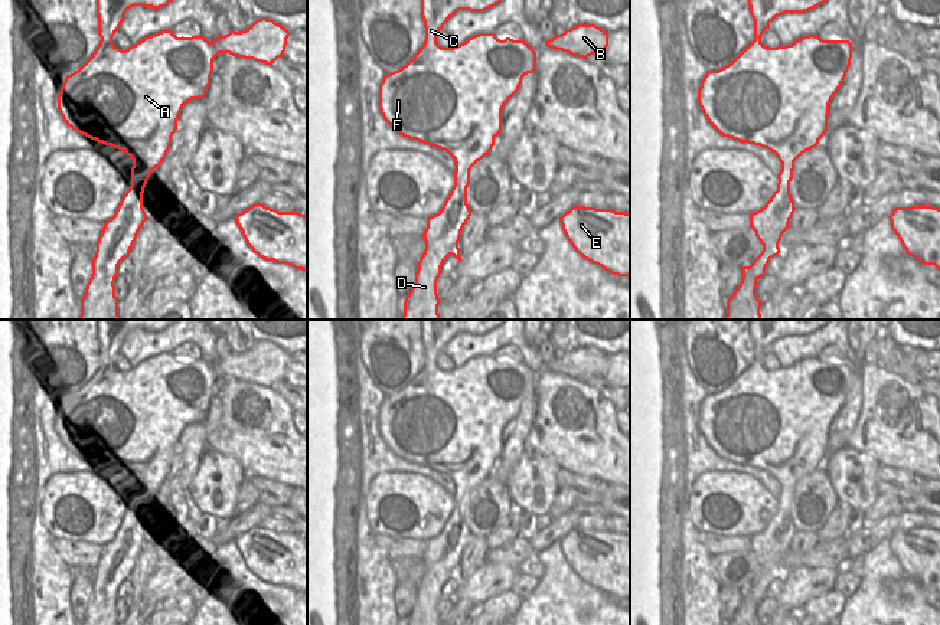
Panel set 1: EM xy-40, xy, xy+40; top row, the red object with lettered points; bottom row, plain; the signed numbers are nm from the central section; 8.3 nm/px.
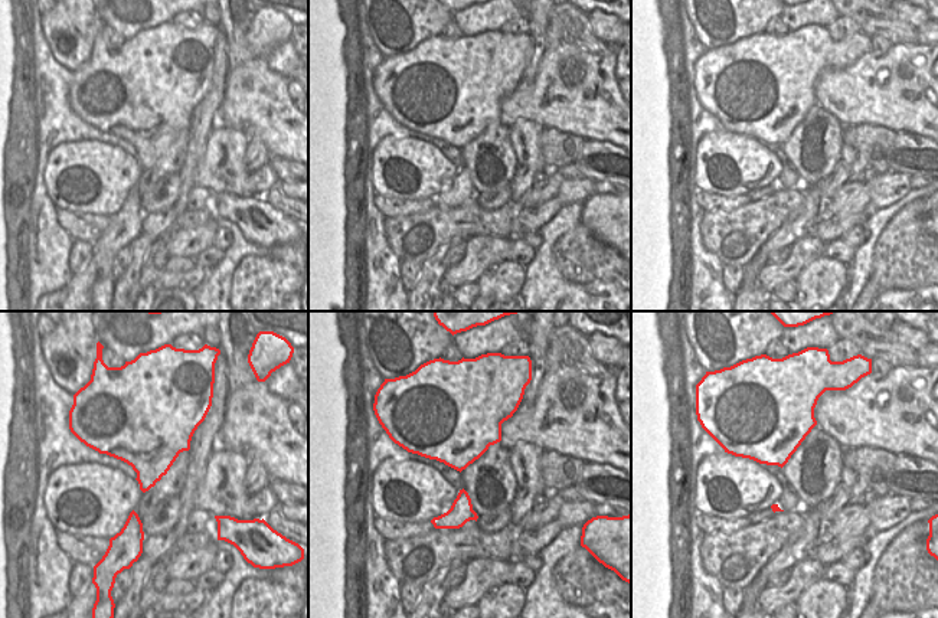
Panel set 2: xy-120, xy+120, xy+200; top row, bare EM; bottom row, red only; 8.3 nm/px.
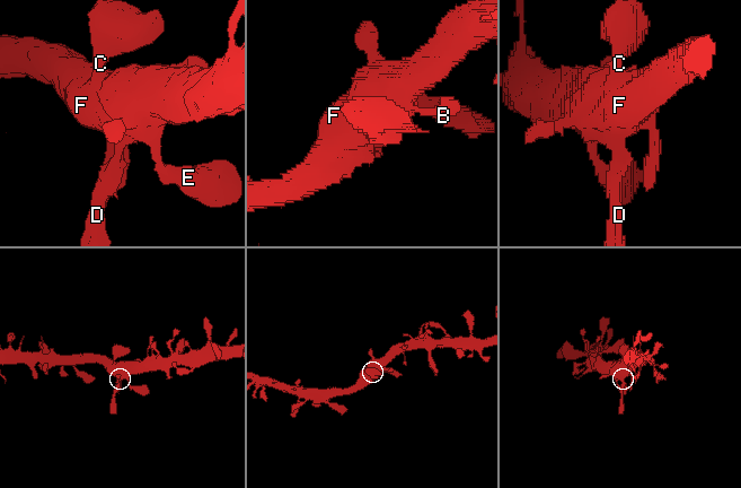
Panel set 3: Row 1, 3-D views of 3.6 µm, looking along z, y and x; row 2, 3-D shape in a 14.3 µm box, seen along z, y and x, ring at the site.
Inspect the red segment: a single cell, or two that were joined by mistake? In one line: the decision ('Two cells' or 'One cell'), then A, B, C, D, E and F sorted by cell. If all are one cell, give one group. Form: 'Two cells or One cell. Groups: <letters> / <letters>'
One cell. Groups: A B C D E F.

